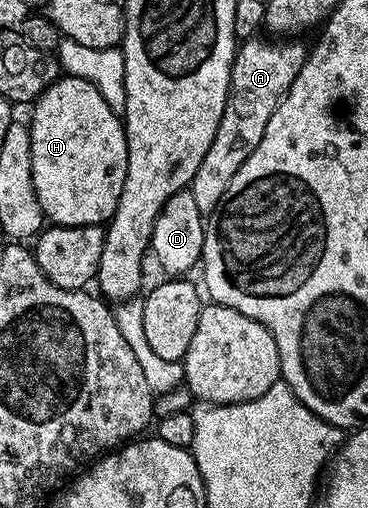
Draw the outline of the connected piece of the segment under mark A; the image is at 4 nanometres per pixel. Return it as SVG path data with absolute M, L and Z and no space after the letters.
M263 38L246 40L236 50L231 66L231 89L213 137L213 145L209 145L209 153L205 153L201 165L197 165L197 173L191 178L189 189L193 193L193 202L204 217L215 212L225 189L229 189L229 181L237 177L237 169L241 169L249 153L257 149L265 133L265 125L269 125L269 117L273 117L277 105L293 85L301 65L307 59L308 48L295 43L299 41Z

